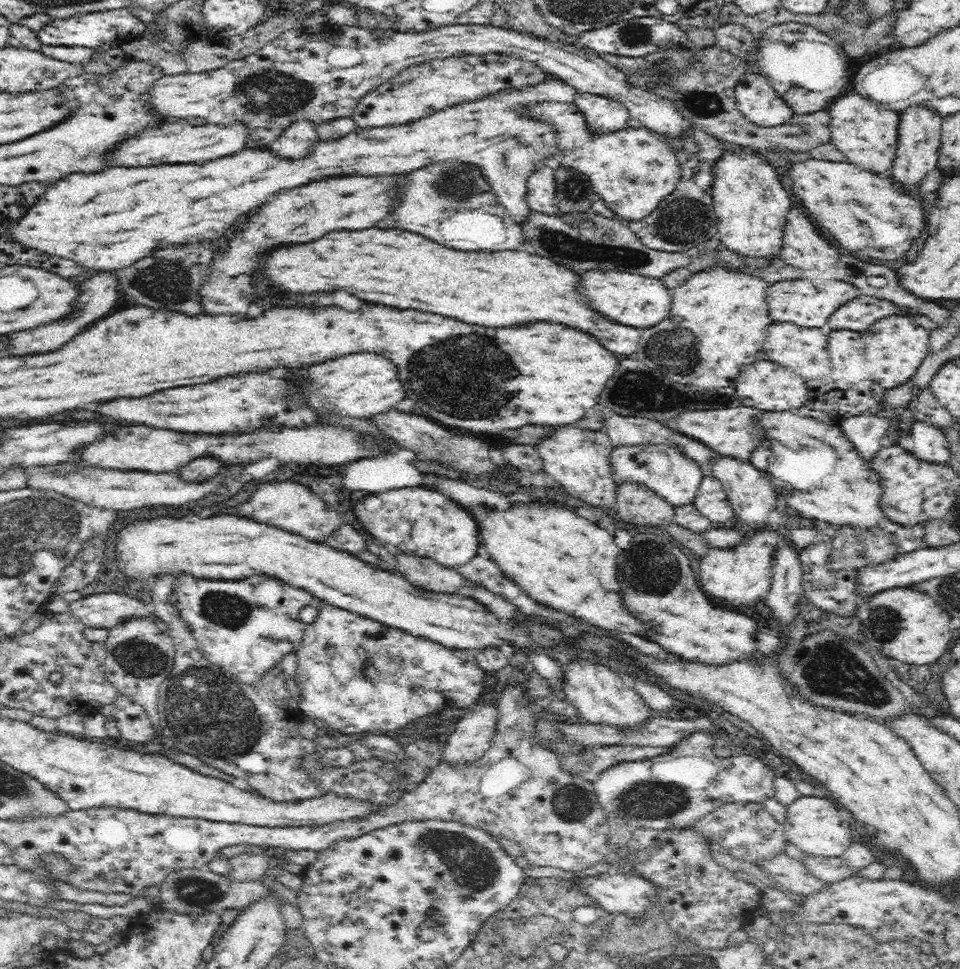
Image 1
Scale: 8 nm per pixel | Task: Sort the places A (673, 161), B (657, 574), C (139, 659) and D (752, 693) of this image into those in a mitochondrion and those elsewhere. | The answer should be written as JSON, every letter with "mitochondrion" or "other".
{"A":"other","B":"mitochondrion","C":"mitochondrion","D":"other"}

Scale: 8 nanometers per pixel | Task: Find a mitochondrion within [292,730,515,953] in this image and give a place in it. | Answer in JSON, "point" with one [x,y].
{"point":[474,868]}

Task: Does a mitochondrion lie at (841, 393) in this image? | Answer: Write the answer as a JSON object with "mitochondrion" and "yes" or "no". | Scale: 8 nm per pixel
{"mitochondrion":"no"}

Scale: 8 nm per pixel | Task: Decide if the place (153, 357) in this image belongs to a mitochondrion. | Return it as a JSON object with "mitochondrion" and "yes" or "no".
{"mitochondrion":"no"}

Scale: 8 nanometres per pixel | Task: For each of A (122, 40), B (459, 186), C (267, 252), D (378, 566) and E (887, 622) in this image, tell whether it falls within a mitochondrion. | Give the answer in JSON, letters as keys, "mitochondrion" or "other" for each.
{"A":"other","B":"mitochondrion","C":"other","D":"other","E":"mitochondrion"}

